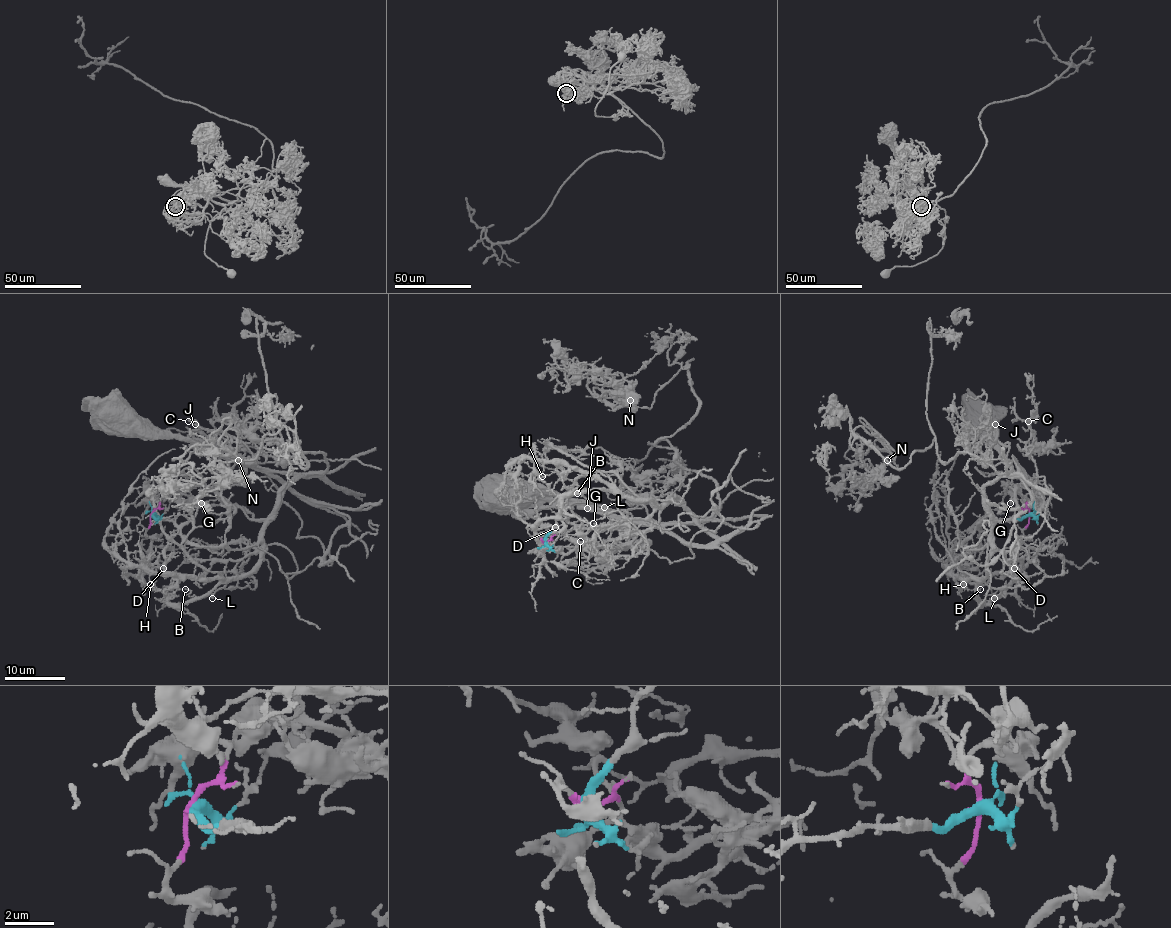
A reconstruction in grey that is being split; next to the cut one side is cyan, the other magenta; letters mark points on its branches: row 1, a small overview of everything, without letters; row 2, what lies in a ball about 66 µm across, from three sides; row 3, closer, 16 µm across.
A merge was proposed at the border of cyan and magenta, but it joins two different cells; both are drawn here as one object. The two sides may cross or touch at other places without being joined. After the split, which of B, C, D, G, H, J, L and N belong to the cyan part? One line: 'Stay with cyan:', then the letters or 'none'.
Stay with cyan: B, D, G, H, L

